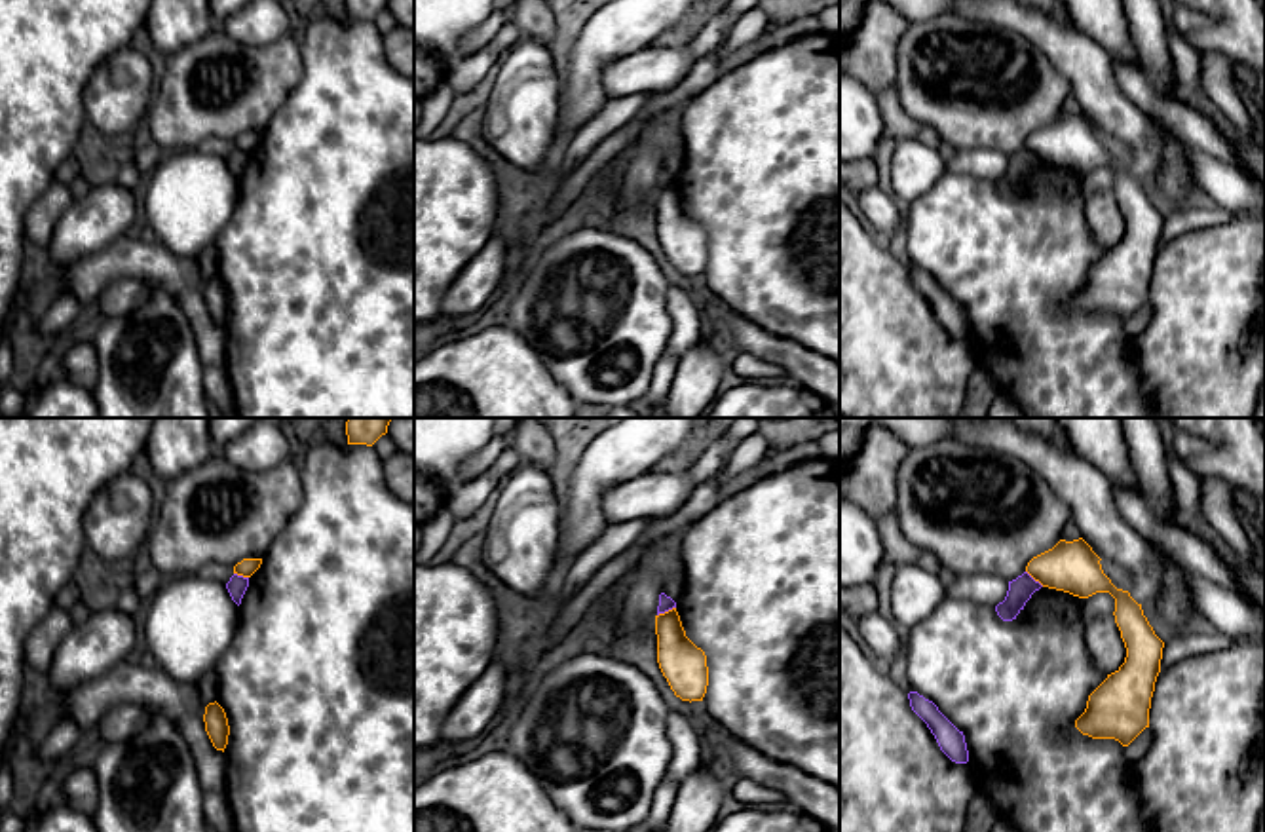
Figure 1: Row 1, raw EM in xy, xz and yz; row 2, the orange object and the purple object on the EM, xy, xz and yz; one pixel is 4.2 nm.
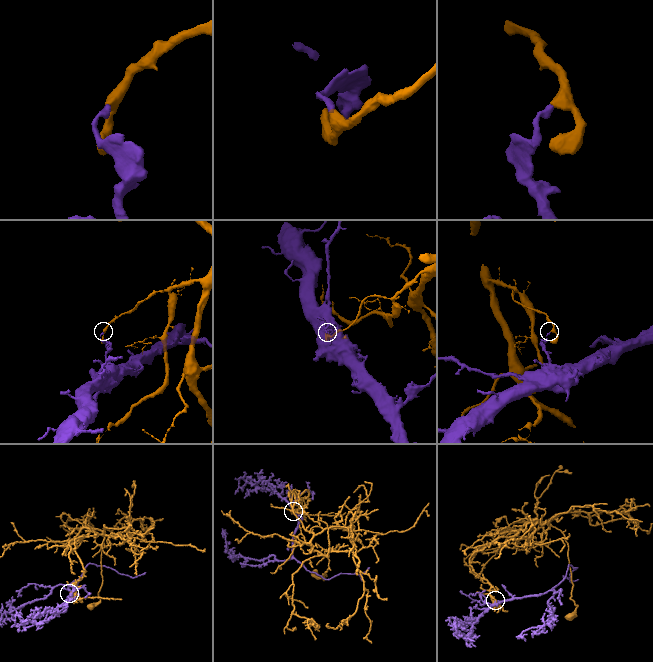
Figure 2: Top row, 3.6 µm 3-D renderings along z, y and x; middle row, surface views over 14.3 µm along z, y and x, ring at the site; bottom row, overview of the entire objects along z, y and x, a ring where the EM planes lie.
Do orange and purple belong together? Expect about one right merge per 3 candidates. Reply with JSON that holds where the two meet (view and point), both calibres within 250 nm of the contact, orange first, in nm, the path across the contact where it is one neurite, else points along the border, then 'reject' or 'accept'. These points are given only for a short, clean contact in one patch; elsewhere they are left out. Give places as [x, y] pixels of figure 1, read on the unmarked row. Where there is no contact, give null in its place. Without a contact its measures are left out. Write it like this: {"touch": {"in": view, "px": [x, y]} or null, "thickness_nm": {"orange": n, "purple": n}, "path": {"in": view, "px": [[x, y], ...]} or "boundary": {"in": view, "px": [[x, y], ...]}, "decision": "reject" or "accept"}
{"touch": {"in": "xz", "px": [665, 187]}, "thickness_nm": {"orange": 190, "purple": 60}, "boundary": {"in": "xz", "px": [[675, 181], [658, 190]]}, "decision": "reject"}

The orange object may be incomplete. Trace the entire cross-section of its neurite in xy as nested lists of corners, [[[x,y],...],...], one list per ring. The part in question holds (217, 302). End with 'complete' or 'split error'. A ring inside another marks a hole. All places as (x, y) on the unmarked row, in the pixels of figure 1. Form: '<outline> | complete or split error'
[[[217,275],[205,281],[203,296],[213,321],[224,327],[230,300],[224,283]]] | complete

